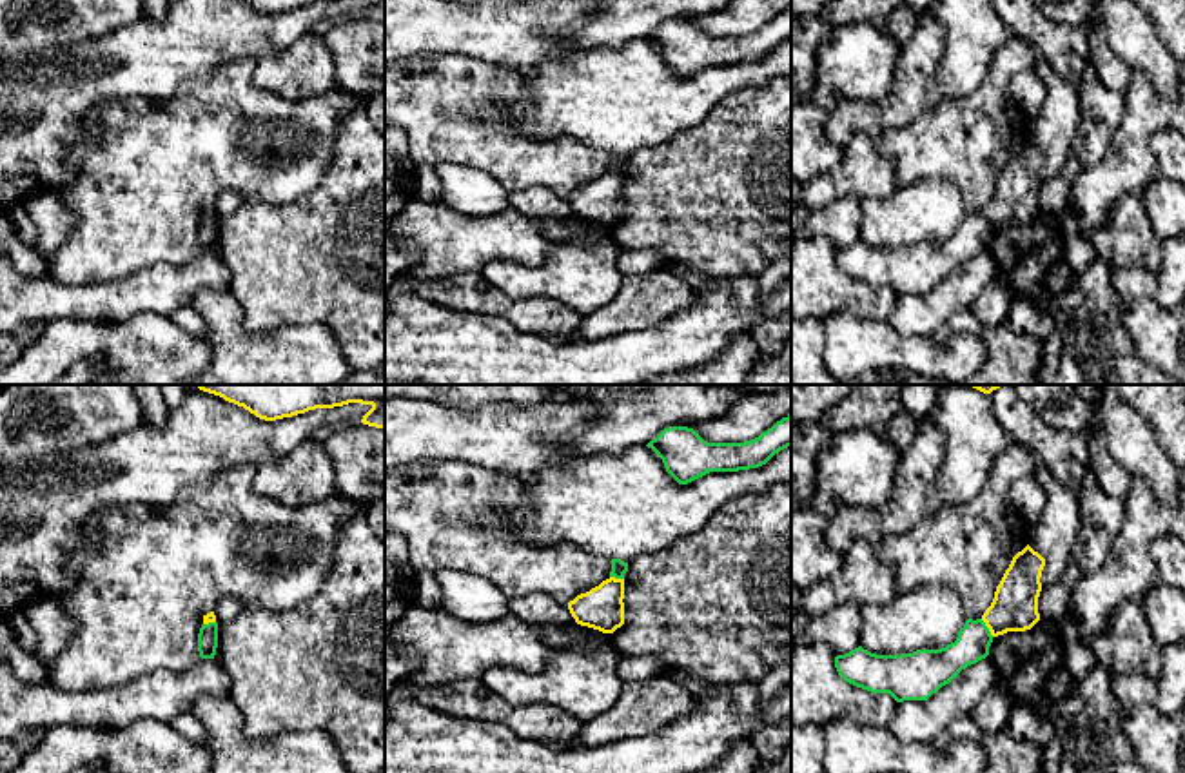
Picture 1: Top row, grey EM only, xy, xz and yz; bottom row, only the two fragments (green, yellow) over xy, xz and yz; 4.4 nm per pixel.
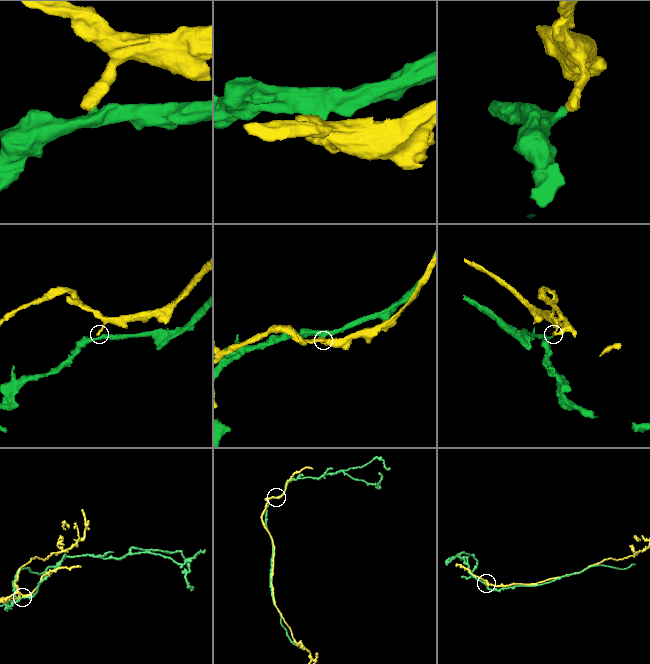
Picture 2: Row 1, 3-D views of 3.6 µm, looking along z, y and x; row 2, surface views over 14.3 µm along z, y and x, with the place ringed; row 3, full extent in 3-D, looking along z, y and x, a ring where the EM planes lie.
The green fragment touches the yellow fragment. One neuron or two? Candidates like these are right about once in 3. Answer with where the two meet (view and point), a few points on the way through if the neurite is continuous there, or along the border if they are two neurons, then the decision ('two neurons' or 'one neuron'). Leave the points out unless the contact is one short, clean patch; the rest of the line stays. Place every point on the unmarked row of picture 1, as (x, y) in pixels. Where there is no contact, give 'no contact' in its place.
yz (988, 222) | along yz (980, 213), (993, 229) | two neurons

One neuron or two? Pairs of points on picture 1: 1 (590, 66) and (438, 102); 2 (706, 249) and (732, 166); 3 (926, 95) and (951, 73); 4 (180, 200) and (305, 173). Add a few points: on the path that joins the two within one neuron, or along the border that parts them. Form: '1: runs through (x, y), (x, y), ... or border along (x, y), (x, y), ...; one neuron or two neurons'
1: border along (518, 69), (530, 98), (530, 107), (519, 122); two neurons
2: runs through (712, 229), (712, 196), (723, 185); one neuron
3: border along (946, 40), (946, 49), (937, 68), (942, 97); two neurons
4: runs through (211, 180), (271, 178), (274, 175); one neuron

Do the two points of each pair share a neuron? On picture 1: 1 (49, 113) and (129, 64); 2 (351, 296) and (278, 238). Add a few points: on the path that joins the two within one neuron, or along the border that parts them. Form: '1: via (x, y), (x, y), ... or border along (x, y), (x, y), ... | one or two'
1: via (69, 93), (88, 75), (109, 75) | one
2: via (332, 278), (316, 262), (302, 262), (296, 256) | one

